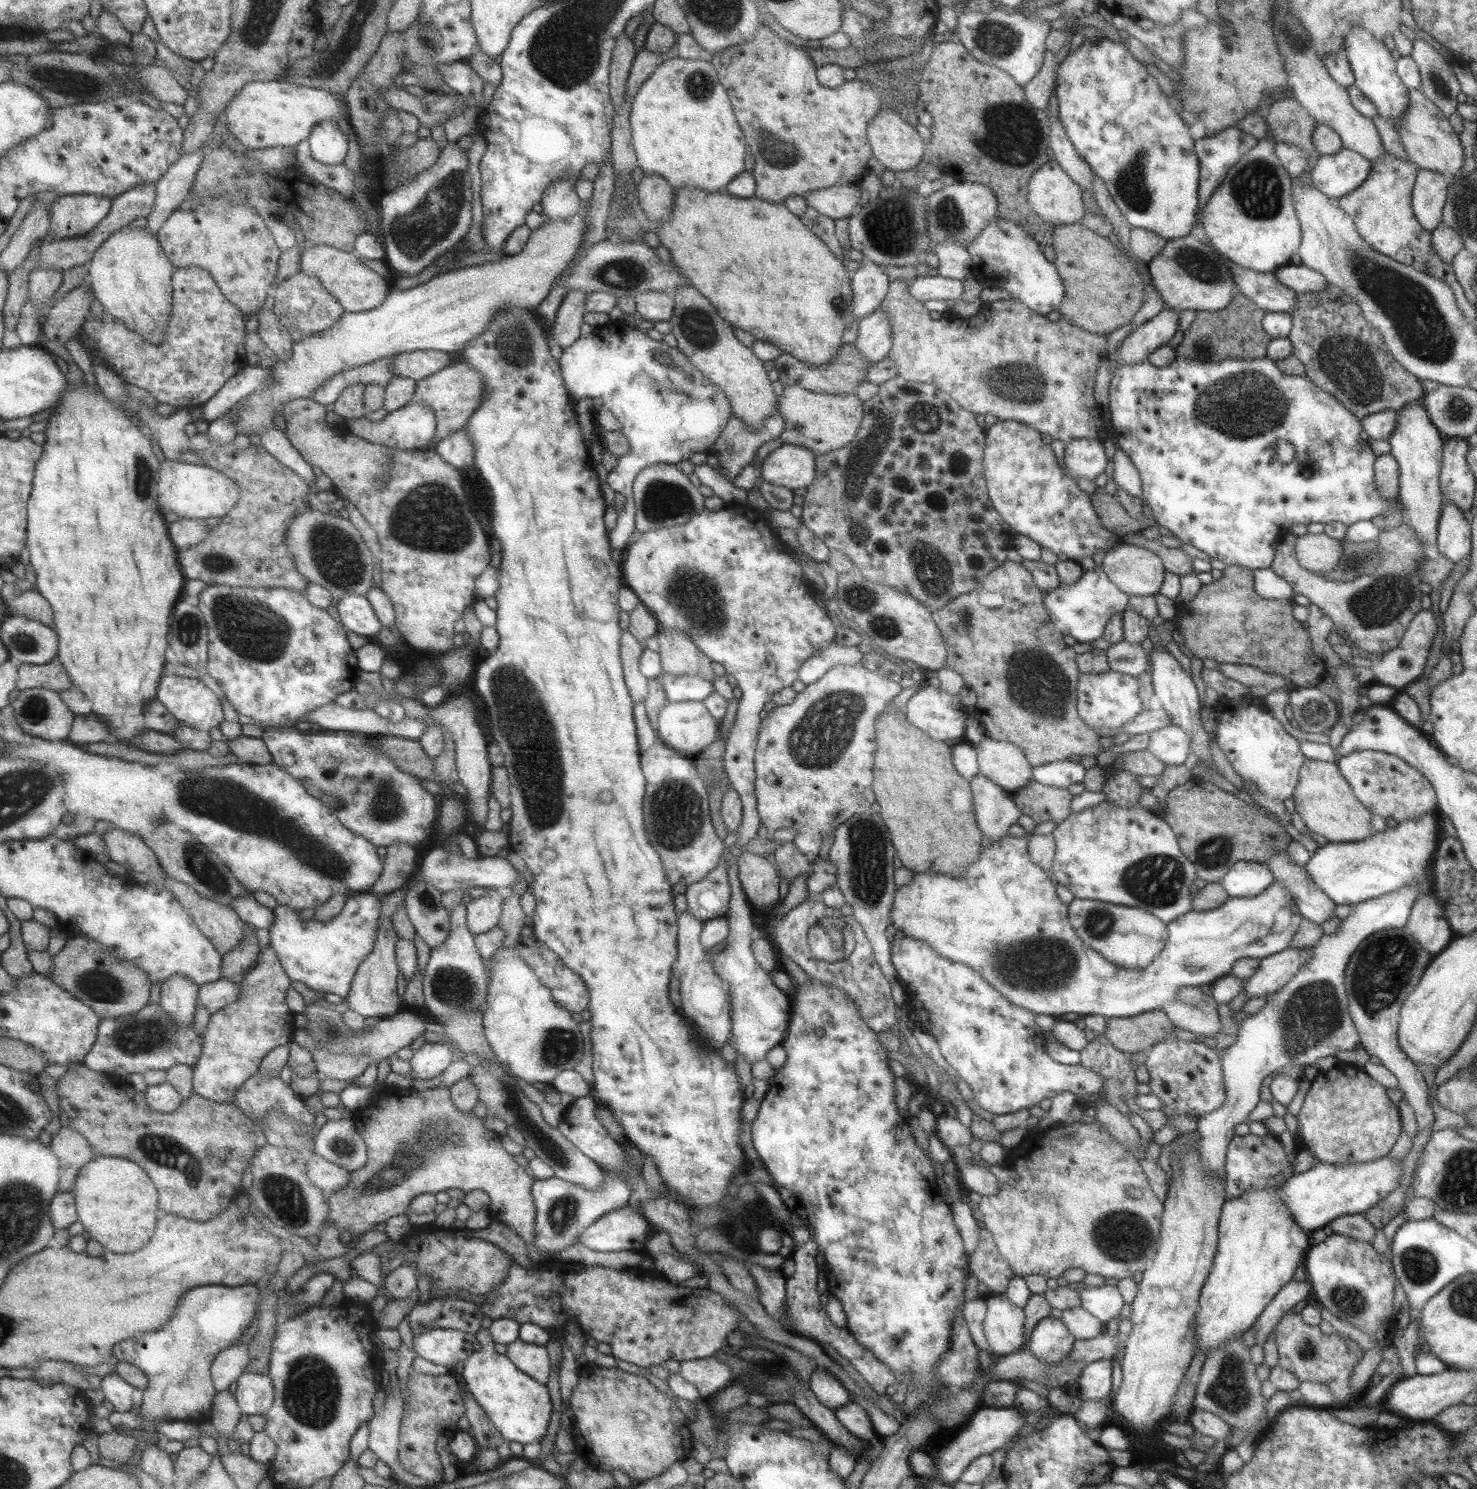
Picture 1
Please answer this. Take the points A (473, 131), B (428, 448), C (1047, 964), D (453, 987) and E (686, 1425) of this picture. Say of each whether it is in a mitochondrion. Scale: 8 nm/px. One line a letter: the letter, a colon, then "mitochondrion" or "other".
A: other
B: other
C: mitochondrion
D: mitochondrion
E: other

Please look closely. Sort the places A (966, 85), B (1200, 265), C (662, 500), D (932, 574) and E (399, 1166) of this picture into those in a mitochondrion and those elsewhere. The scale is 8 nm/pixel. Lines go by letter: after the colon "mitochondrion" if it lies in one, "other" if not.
A: other
B: mitochondrion
C: mitochondrion
D: mitochondrion
E: mitochondrion

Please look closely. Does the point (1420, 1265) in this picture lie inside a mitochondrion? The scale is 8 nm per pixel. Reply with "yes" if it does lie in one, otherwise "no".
yes

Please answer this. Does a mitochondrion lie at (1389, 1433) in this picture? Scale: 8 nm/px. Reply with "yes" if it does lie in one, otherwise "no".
no

